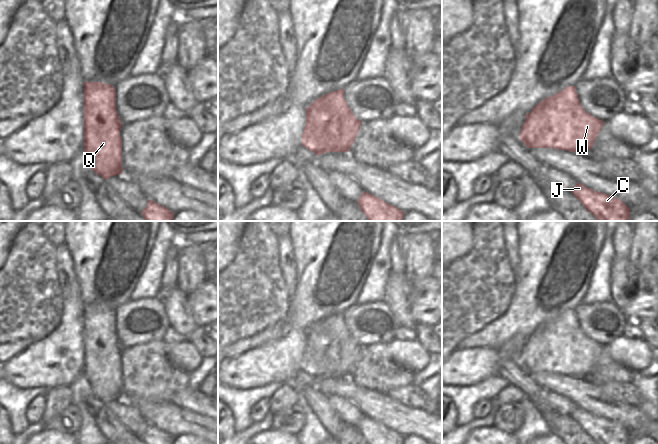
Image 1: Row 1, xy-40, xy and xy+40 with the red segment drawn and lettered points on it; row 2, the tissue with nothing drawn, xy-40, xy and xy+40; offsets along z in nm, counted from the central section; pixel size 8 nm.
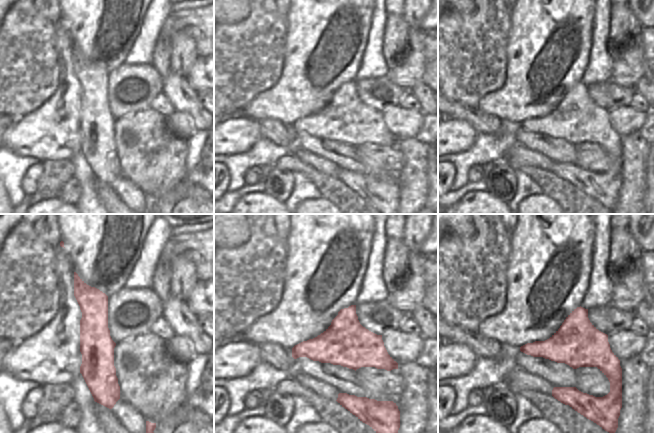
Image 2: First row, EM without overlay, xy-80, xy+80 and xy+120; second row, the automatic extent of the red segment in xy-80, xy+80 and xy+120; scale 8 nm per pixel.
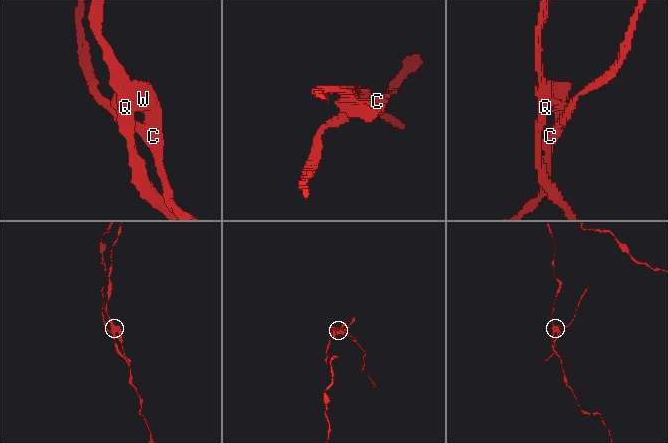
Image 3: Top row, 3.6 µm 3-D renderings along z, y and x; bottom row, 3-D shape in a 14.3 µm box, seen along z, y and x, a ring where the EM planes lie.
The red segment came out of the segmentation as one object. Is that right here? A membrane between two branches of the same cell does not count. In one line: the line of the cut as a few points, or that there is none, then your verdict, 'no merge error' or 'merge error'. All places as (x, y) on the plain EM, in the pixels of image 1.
cut in xy+40 along (575, 315), (569, 318), (562, 331), (548, 331), (538, 327); merge error

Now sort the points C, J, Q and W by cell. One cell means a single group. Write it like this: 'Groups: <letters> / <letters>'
Groups: C J W / Q

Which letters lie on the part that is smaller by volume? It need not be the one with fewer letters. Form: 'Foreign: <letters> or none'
Foreign: C, J, W

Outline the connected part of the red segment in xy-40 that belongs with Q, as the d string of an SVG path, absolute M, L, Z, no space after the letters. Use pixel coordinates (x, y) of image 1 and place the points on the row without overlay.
M84 306L84 375L92 394L105 404L122 398L120 353L114 310Z

